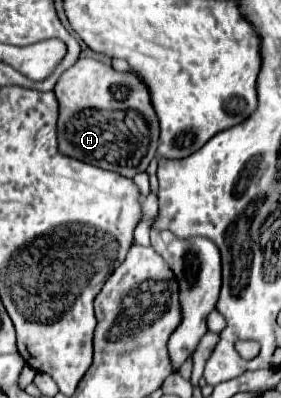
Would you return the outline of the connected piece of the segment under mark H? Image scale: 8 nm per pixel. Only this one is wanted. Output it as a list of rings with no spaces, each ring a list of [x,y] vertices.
[[[80,57],[54,85],[60,105],[58,151],[66,157],[134,177],[146,171],[158,147],[158,117],[150,103],[146,85],[134,75],[122,75],[110,65]]]

